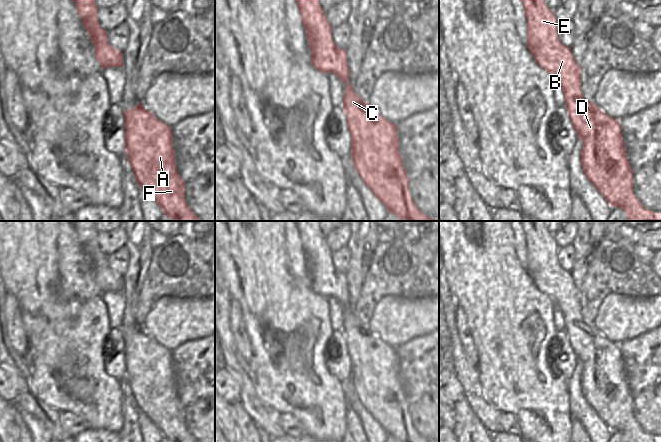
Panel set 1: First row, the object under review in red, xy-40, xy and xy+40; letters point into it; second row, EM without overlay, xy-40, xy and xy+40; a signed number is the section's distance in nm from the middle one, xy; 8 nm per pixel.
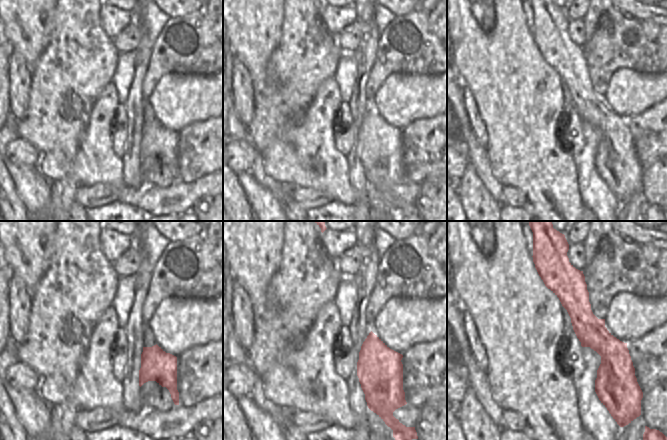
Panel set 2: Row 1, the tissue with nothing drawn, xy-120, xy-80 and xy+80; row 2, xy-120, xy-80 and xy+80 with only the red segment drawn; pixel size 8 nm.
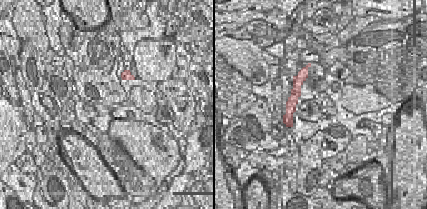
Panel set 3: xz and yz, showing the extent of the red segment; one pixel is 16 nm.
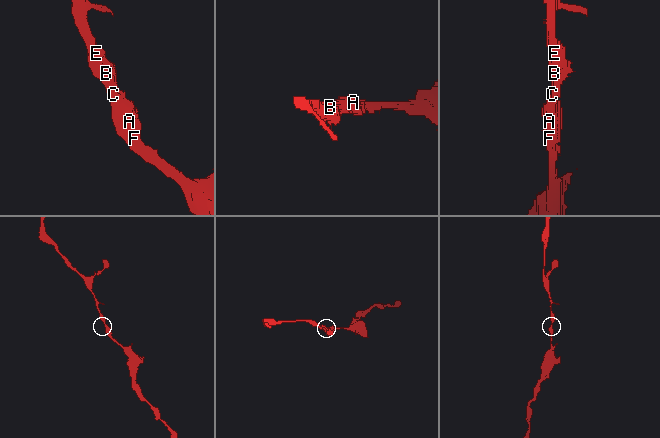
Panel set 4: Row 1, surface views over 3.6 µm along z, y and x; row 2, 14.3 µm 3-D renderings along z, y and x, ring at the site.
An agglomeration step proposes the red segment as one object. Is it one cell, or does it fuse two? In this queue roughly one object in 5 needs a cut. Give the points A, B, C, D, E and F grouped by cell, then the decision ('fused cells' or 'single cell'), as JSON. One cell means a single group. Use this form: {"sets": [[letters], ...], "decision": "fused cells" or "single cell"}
{"sets": [["A", "B", "C", "D", "E", "F"]], "decision": "single cell"}

